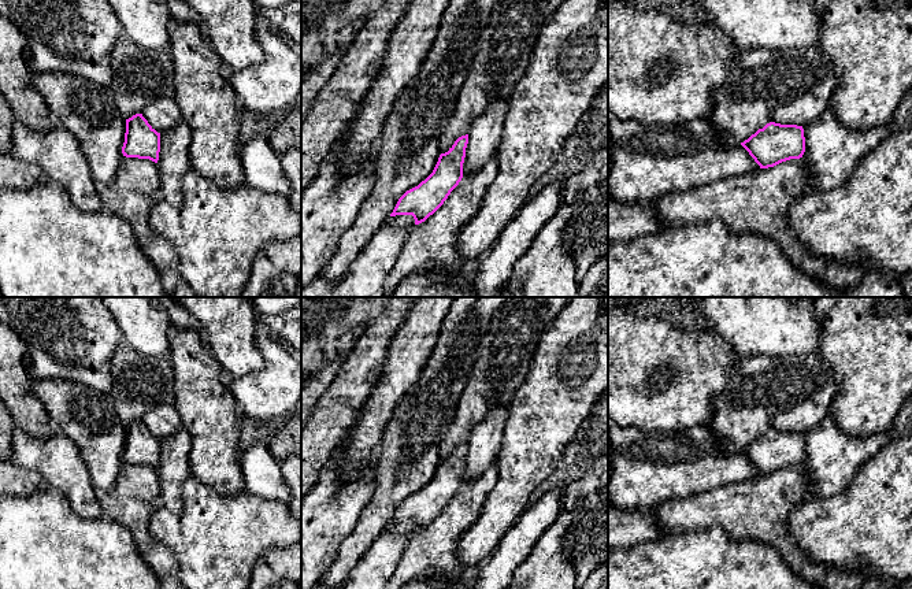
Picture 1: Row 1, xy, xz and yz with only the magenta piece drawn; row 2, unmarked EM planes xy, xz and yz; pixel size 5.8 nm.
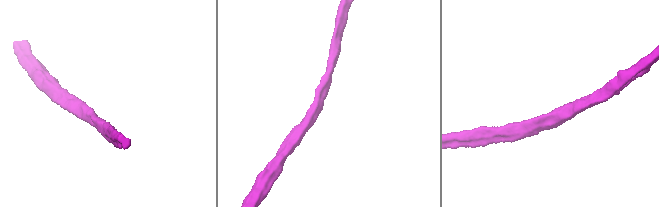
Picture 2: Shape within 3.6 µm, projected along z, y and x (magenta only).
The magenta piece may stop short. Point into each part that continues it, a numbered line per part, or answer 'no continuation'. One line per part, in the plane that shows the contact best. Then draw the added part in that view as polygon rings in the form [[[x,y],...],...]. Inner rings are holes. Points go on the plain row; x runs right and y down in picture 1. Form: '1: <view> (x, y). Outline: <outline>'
no continuation

